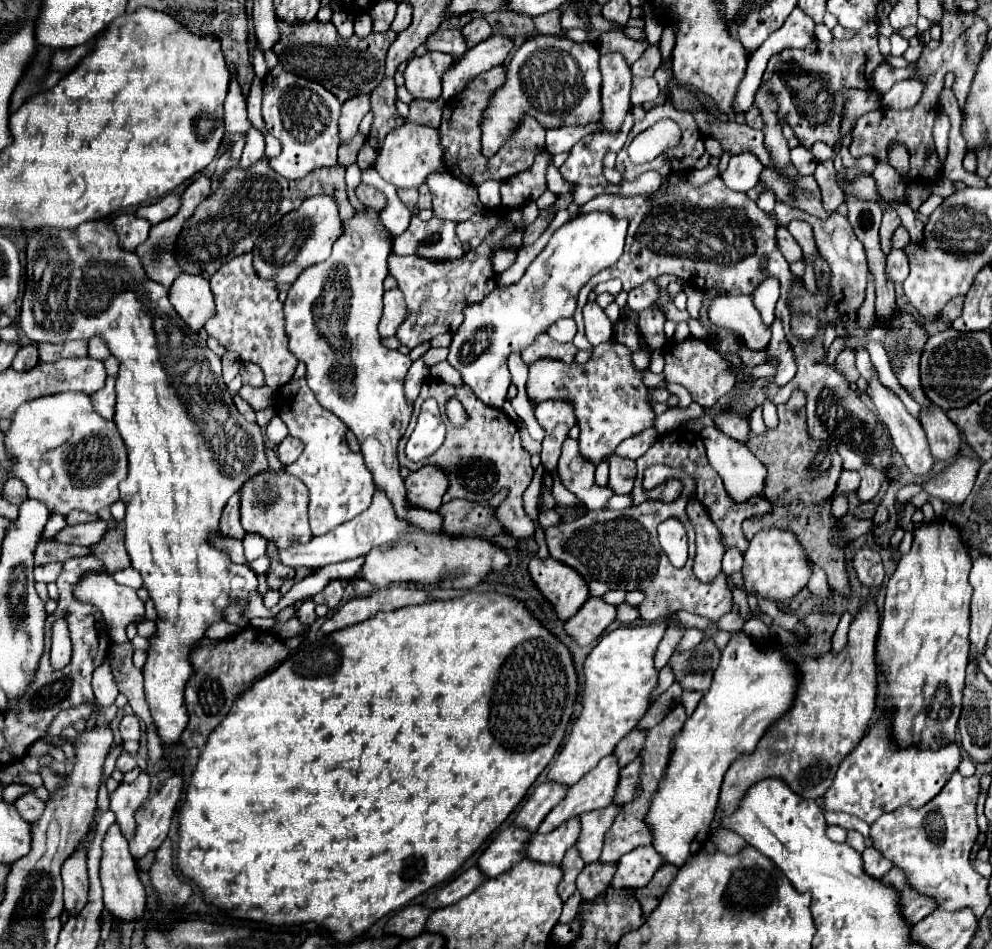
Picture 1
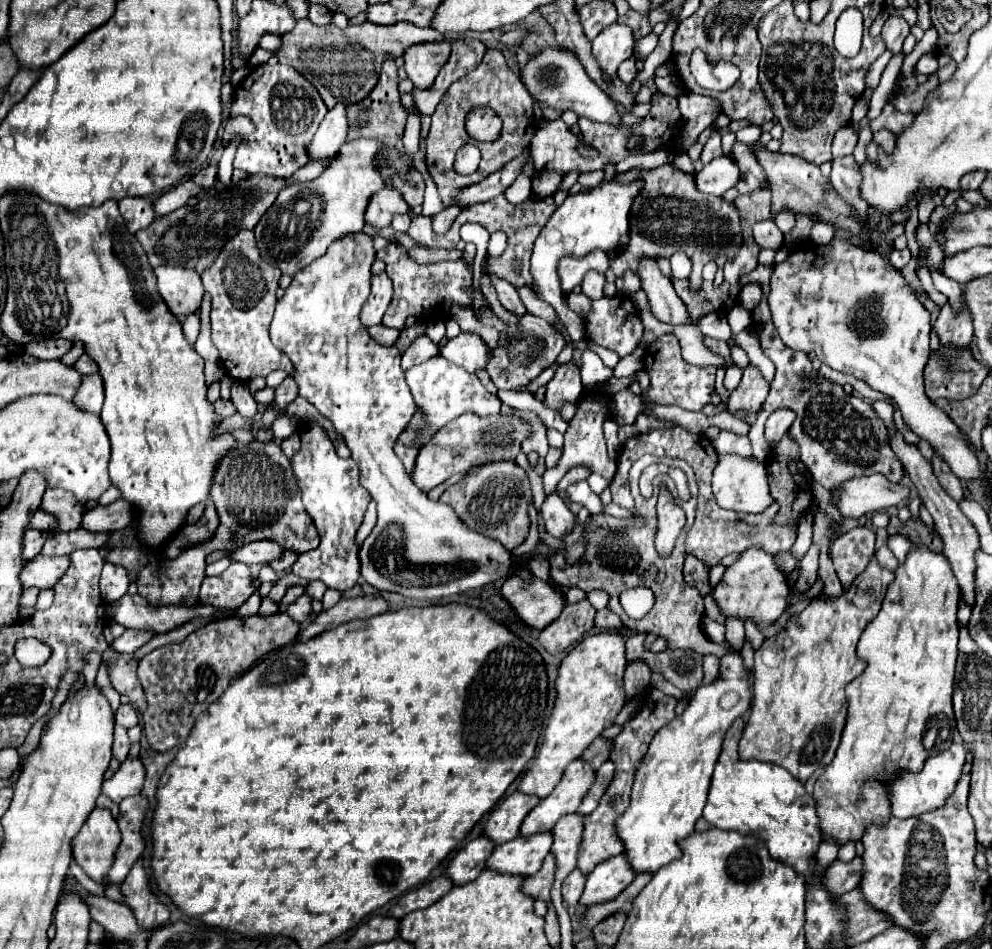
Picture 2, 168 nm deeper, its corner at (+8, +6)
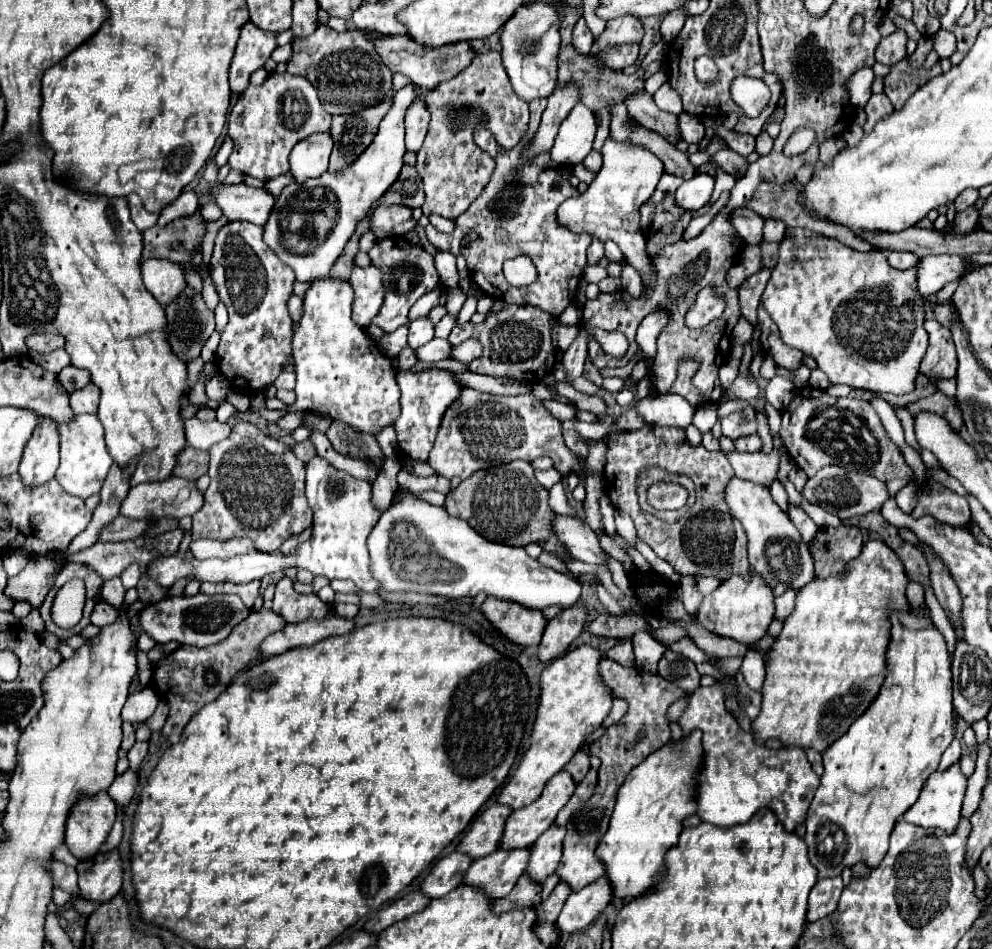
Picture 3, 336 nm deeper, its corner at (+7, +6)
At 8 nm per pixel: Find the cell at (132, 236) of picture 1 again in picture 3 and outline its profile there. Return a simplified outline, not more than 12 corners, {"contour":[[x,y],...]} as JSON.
{"contour":[[128,194],[132,222],[140,232],[152,228],[158,216],[144,210],[136,194]]}

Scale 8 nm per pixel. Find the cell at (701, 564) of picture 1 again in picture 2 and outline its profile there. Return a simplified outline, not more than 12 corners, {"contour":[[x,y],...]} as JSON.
{"contour":[[687,556],[683,576],[703,596],[709,588],[709,566]]}

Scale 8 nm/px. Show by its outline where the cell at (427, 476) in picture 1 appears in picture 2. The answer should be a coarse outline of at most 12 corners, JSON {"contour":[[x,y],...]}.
{"contour":[[473,412],[419,450],[423,492],[473,464],[515,460],[529,428]]}

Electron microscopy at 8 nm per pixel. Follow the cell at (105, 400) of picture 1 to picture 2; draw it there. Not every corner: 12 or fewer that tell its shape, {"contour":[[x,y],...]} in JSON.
{"contour":[[99,374],[83,378],[73,404],[101,412],[103,380]]}

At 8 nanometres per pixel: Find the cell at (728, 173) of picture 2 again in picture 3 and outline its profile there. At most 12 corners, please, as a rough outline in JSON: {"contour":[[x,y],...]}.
{"contour":[[696,174],[676,190],[676,204],[696,212],[708,204],[714,178]]}

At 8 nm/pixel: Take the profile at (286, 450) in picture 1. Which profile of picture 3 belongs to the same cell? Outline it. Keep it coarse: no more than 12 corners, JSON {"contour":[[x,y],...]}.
{"contour":[[310,440],[296,444],[296,458],[308,462],[316,456],[316,448]]}

